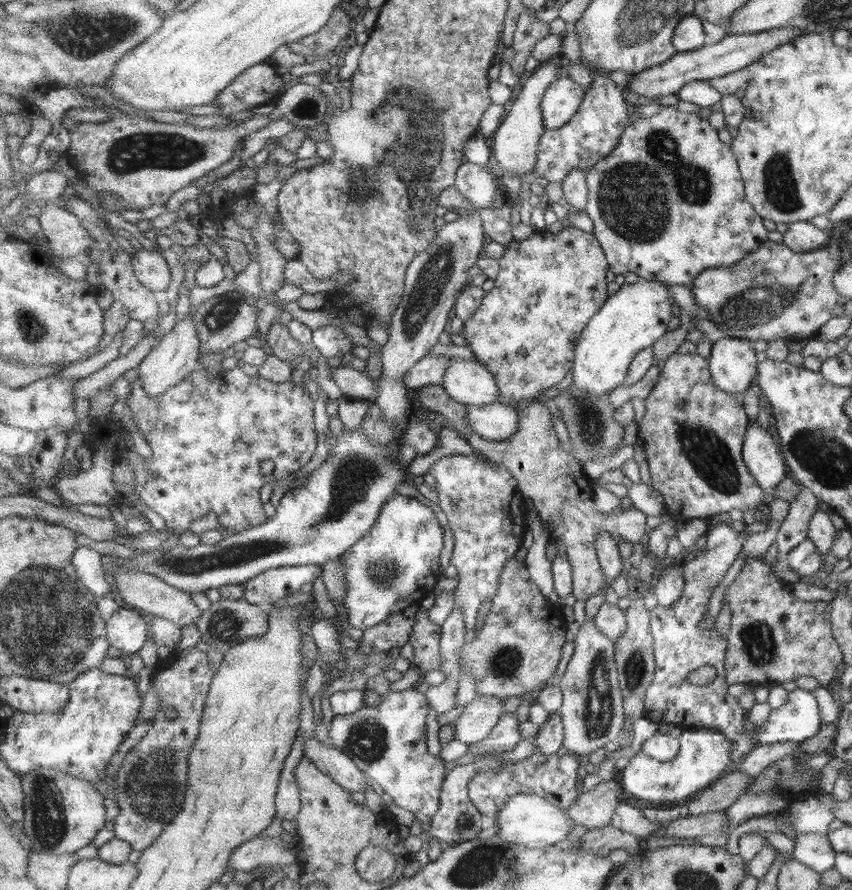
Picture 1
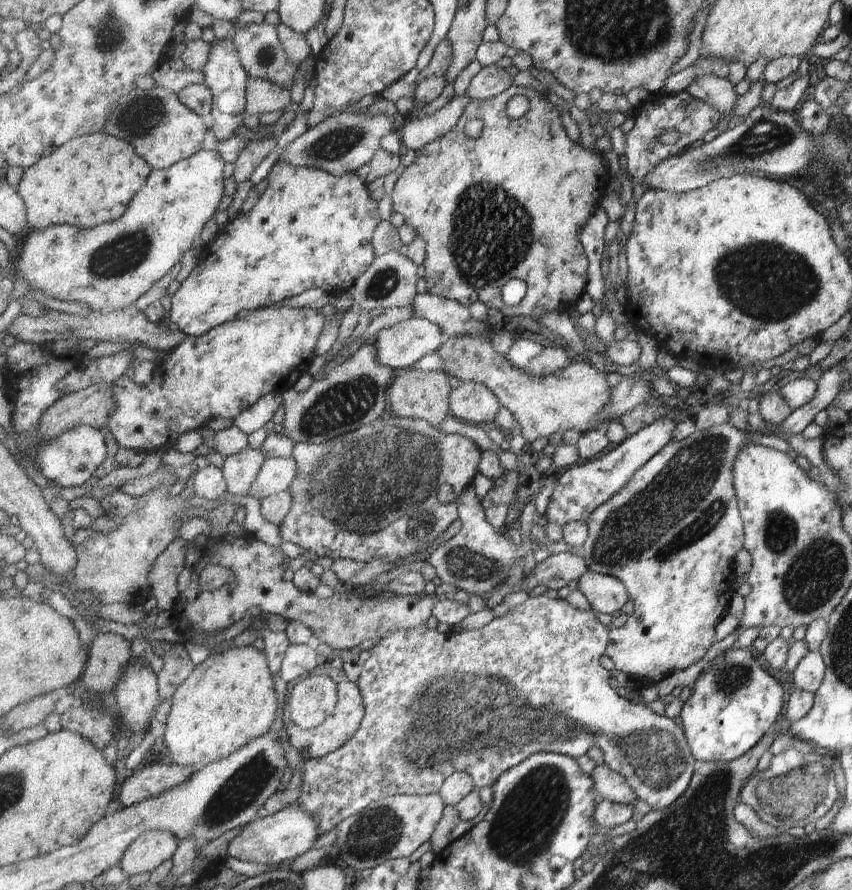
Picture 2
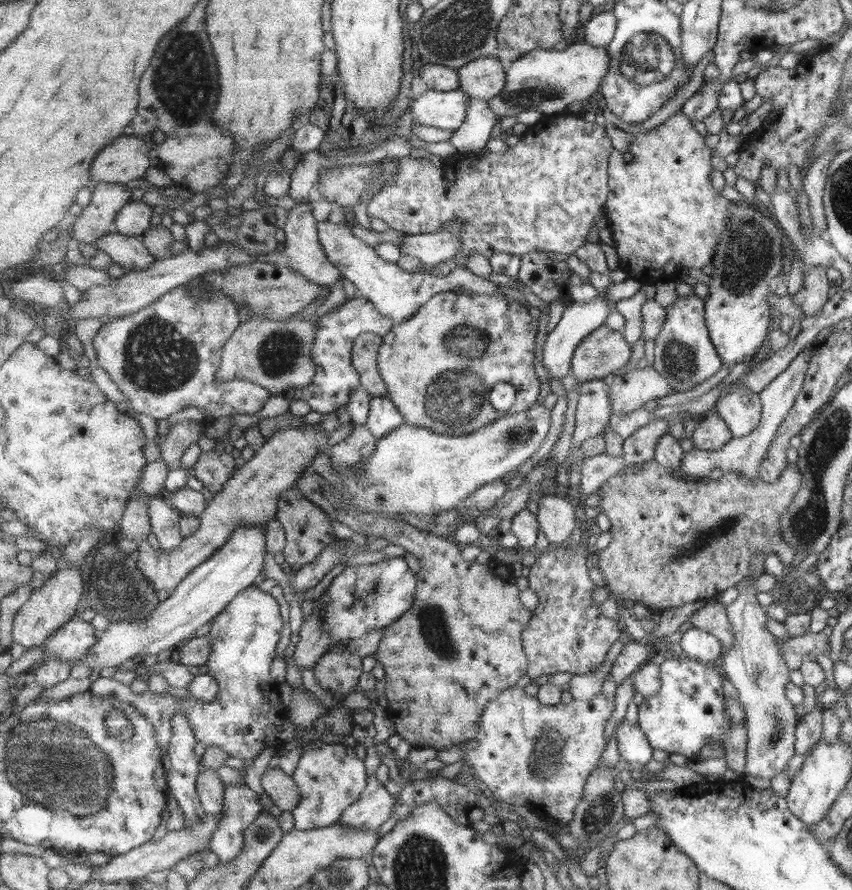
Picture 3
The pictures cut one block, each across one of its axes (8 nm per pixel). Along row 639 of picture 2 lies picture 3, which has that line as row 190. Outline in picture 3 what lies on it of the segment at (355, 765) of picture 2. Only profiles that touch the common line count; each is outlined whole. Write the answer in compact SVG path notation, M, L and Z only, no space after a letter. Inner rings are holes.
M558 113L553 115L545 114L542 119L533 126L528 127L525 133L520 136L518 143L511 147L506 154L483 154L479 156L473 153L461 153L460 151L450 159L445 160L442 167L436 168L433 162L428 159L411 159L409 156L400 158L399 172L395 178L391 178L391 182L385 184L385 188L381 192L373 195L371 202L368 204L368 215L372 219L381 219L387 223L389 228L393 230L405 231L405 234L435 234L444 230L449 230L453 233L461 235L461 245L463 250L457 252L453 258L450 259L451 266L467 267L467 257L471 256L473 251L485 254L491 258L495 253L511 253L513 255L523 255L533 251L543 252L560 252L567 255L575 255L575 252L581 248L589 240L589 232L595 222L597 216L601 212L601 208L607 202L607 194L609 194L609 158L613 152L613 140L607 134L605 125L601 120L591 123L583 119L579 113Z

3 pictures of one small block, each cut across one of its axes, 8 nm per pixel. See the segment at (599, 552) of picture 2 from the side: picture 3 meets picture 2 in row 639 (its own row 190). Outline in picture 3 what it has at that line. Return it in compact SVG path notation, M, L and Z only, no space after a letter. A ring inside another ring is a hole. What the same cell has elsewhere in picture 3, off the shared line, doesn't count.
M683 112L675 113L663 124L645 133L632 135L629 153L633 160L625 162L621 152L613 149L609 158L609 194L607 194L606 220L616 240L615 248L623 269L642 283L659 284L677 280L681 268L703 268L713 261L720 234L729 222L729 200L711 188L709 182L709 150Z

